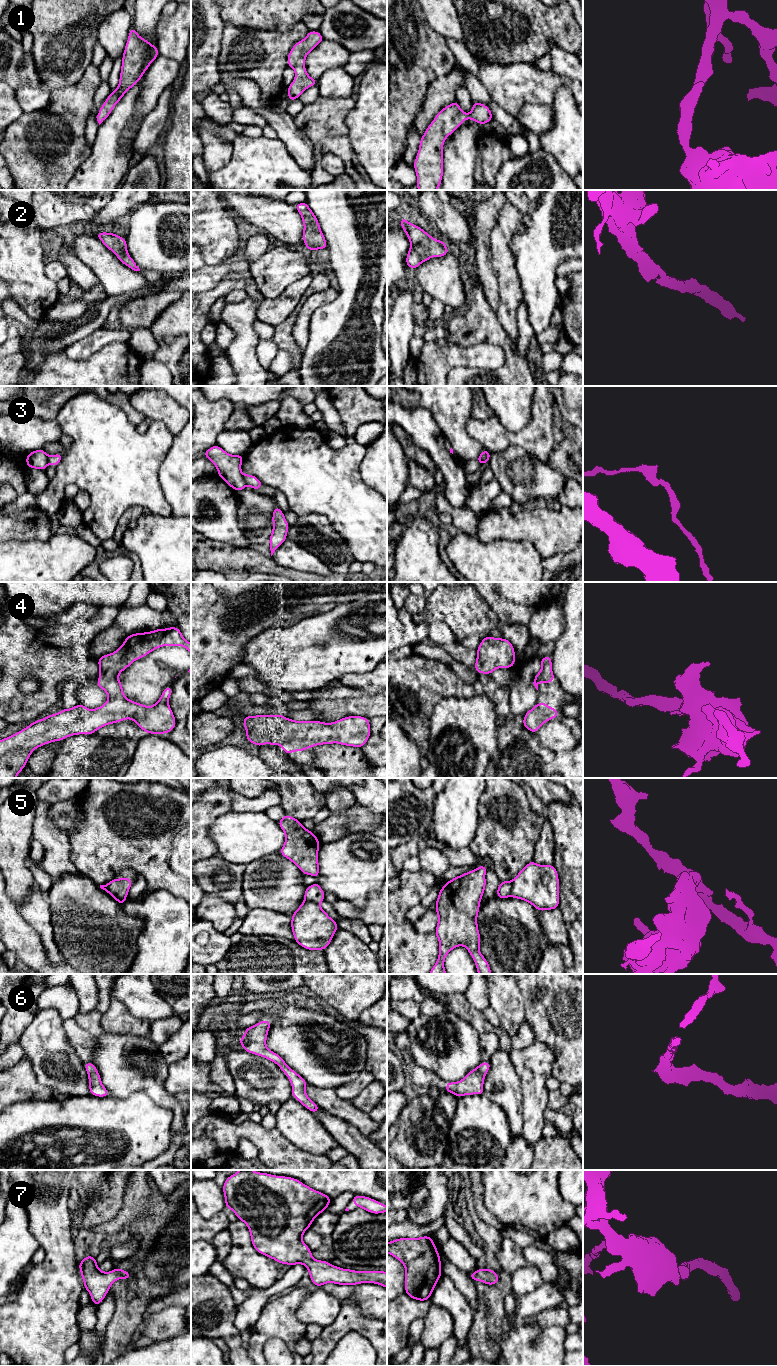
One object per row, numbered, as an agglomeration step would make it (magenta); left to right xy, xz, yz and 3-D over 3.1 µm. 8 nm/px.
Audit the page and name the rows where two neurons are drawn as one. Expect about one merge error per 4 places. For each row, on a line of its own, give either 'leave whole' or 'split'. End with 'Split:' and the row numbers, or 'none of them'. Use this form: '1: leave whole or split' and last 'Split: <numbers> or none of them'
1: leave whole
2: leave whole
3: split
4: leave whole
5: split
6: leave whole
7: leave whole
Split: 3, 5

